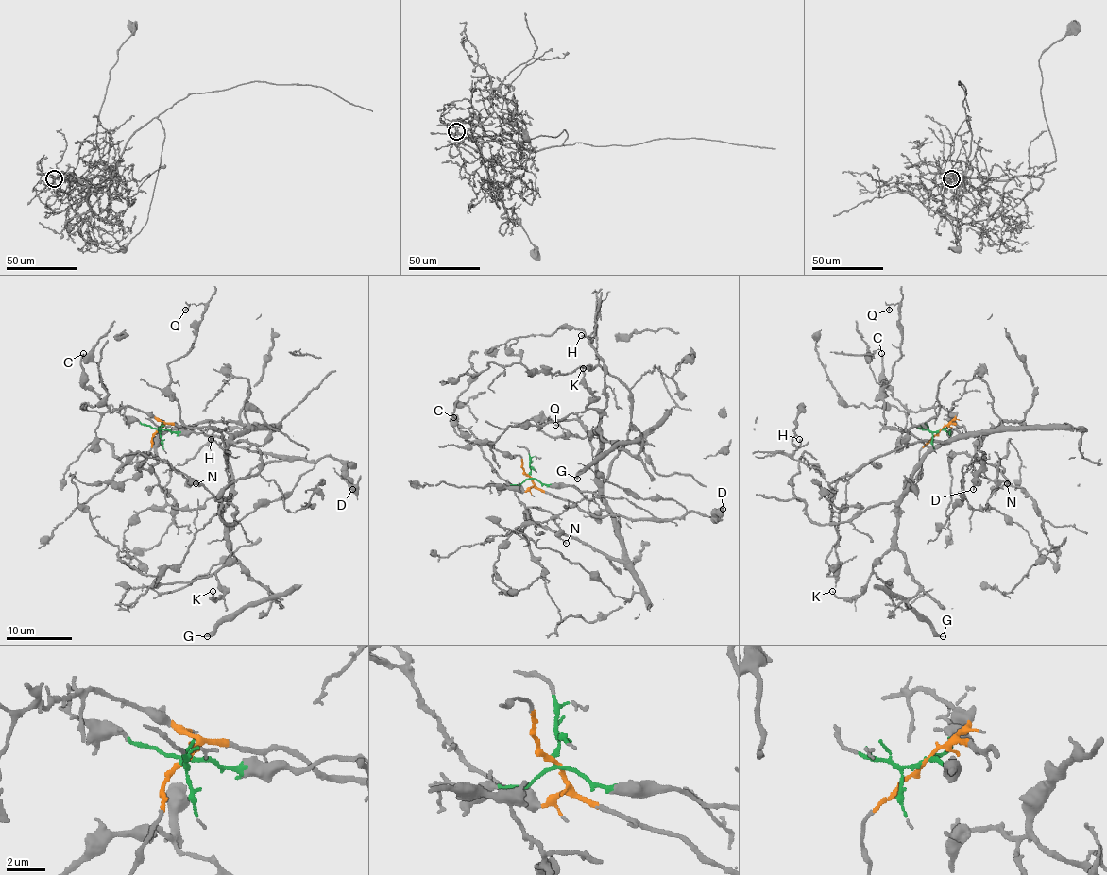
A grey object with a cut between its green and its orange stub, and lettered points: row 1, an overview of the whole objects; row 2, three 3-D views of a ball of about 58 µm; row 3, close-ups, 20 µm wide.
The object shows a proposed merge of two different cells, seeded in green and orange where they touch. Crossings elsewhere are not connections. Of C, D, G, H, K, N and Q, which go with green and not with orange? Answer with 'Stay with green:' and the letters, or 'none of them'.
Stay with green: G, H, K, N, Q

